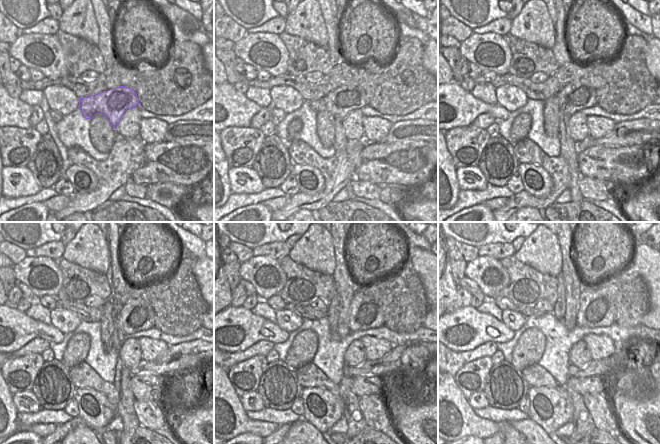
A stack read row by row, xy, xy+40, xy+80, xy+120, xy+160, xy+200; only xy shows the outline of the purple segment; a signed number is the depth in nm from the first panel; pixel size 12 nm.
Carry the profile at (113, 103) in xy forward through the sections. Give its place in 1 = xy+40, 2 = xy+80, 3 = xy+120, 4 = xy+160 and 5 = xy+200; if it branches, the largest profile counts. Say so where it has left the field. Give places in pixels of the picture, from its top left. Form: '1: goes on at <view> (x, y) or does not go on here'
1: goes on at xy+40 (340, 102)
2: goes on at xy+80 (580, 94)
3: goes on at xy+120 (133, 318)
4: goes on at xy+160 (360, 318)
5: goes on at xy+200 (585, 316)

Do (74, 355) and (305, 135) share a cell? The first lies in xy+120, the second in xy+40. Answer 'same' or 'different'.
different

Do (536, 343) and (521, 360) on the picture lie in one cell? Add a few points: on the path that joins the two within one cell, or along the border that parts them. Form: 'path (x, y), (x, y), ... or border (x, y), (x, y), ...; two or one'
path (532, 347), (524, 356); one

